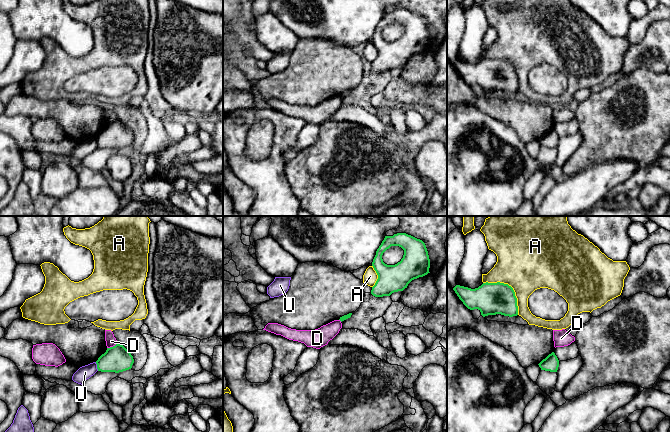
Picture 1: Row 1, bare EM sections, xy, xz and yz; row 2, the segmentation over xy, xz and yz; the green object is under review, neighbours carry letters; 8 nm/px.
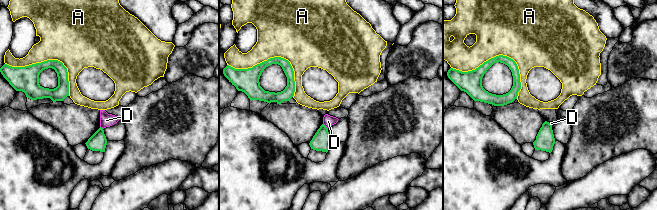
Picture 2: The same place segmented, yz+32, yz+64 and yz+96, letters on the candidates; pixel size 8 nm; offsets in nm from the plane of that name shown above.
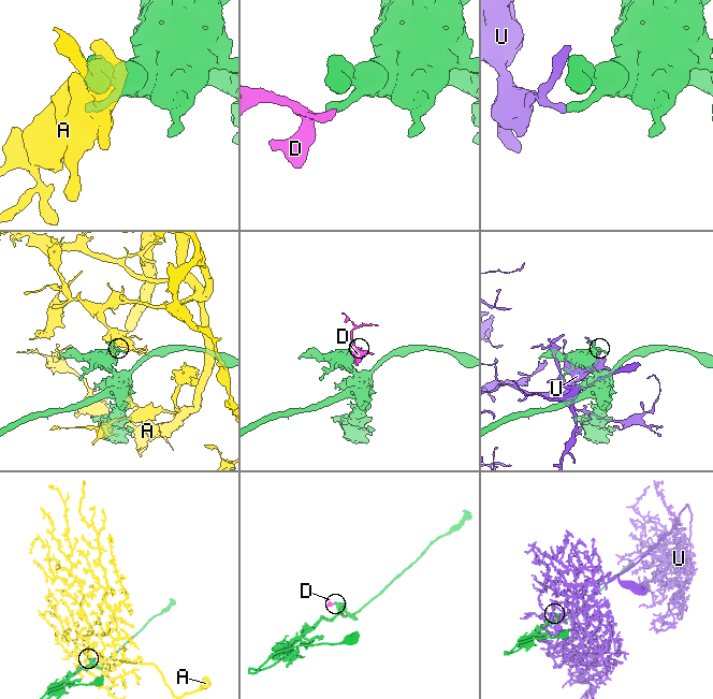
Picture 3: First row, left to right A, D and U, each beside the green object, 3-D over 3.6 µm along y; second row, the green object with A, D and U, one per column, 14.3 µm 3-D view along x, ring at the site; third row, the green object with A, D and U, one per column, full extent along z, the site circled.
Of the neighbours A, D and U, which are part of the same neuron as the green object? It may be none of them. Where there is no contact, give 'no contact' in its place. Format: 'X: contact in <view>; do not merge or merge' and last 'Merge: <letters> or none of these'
A: contact in yz; do not merge
D: contact in xy; do not merge
U: contact in xy; do not merge
Merge: none of these

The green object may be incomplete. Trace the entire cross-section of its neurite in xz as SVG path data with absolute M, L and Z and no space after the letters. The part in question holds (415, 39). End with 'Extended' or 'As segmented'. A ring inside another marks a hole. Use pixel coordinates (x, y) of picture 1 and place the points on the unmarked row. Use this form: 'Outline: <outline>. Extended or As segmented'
Outline: M406 9L385 12L376 27L372 42L378 51L371 66L375 73L403 67L412 56L430 49L430 35L425 19ZM391 22L399 22L404 26L403 34L395 41L387 41L382 35L383 29Z. As segmented

